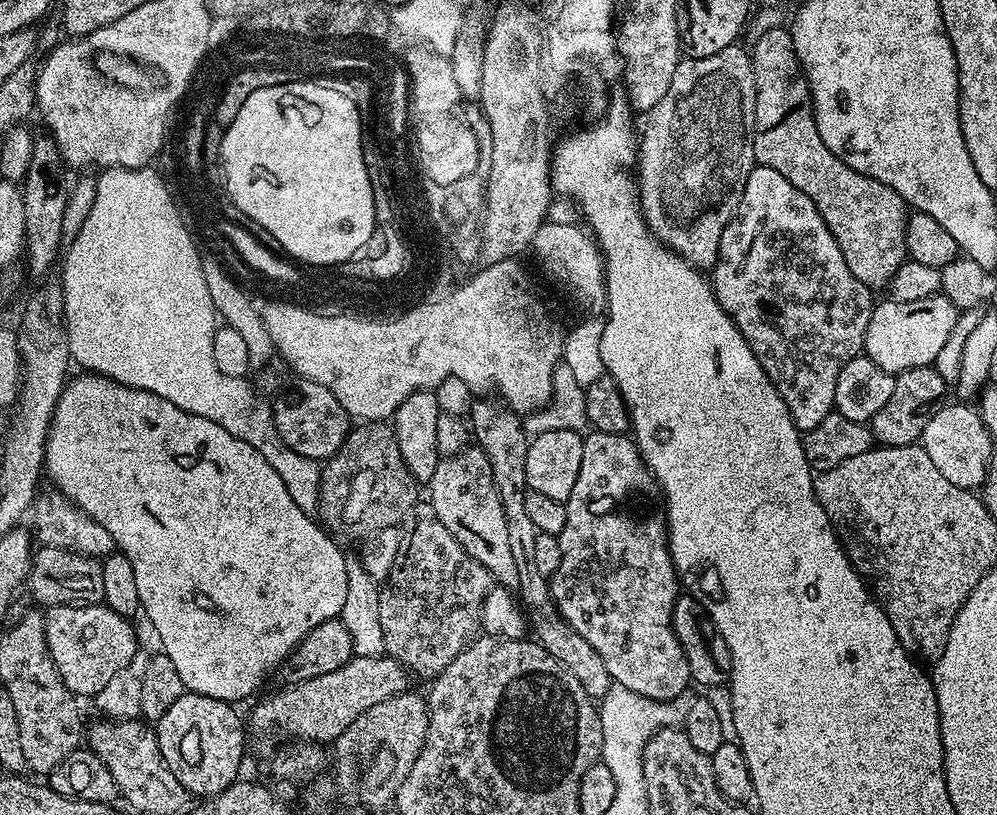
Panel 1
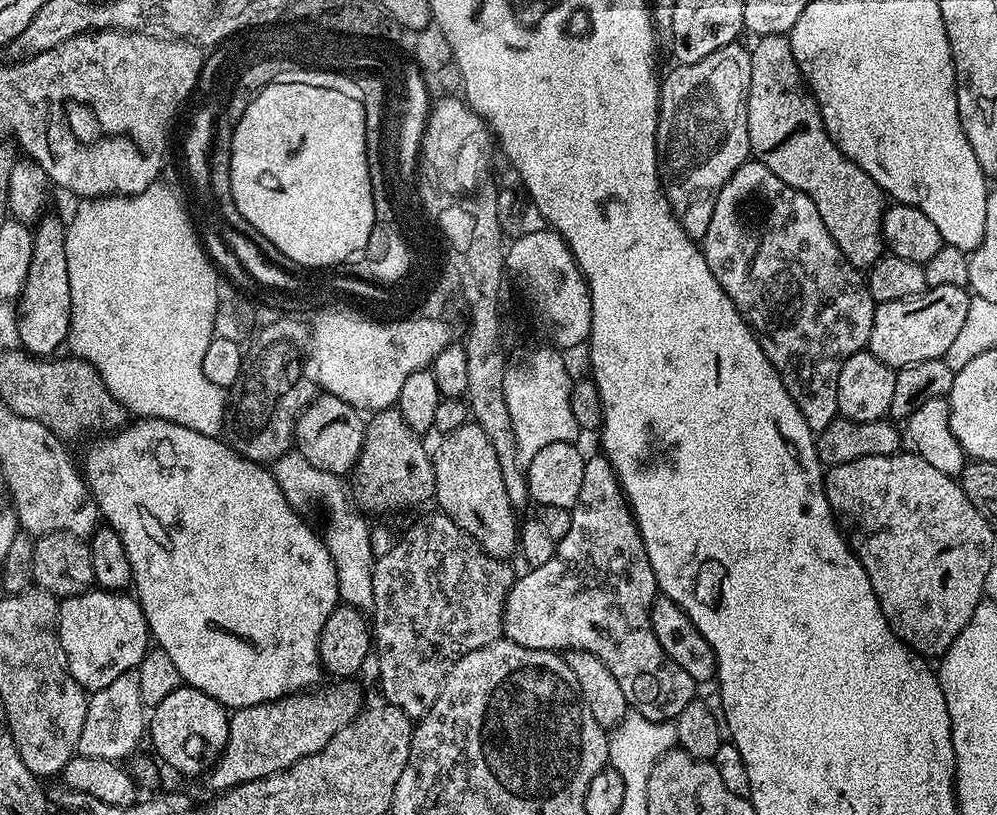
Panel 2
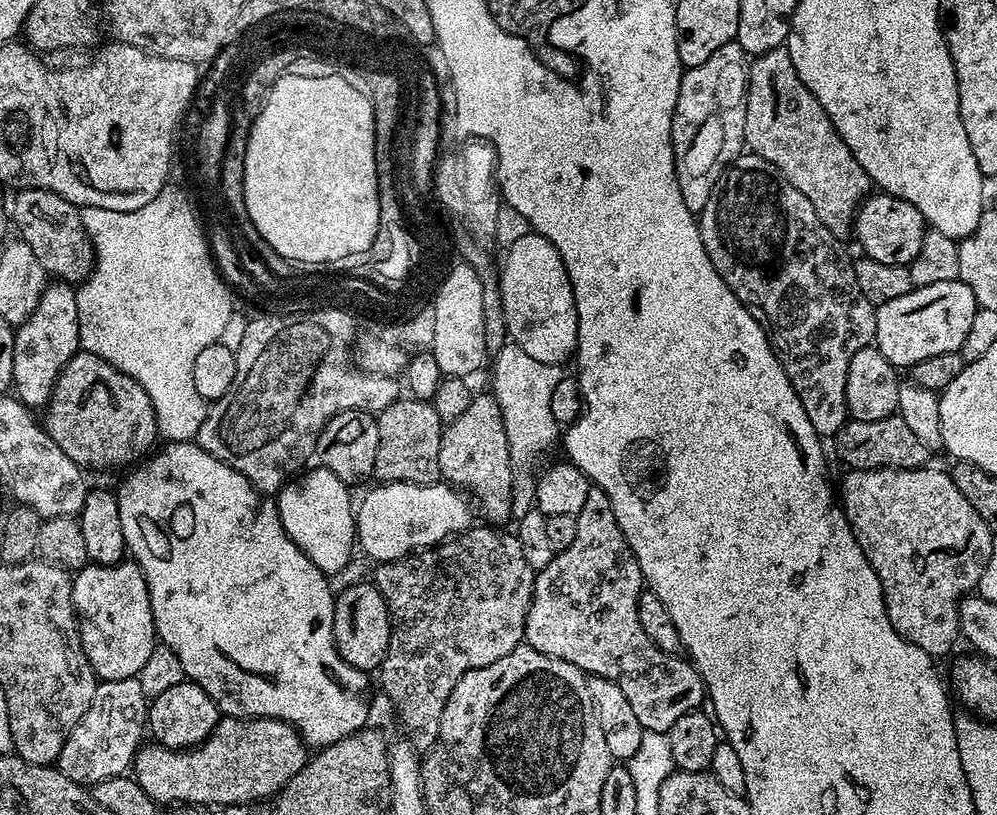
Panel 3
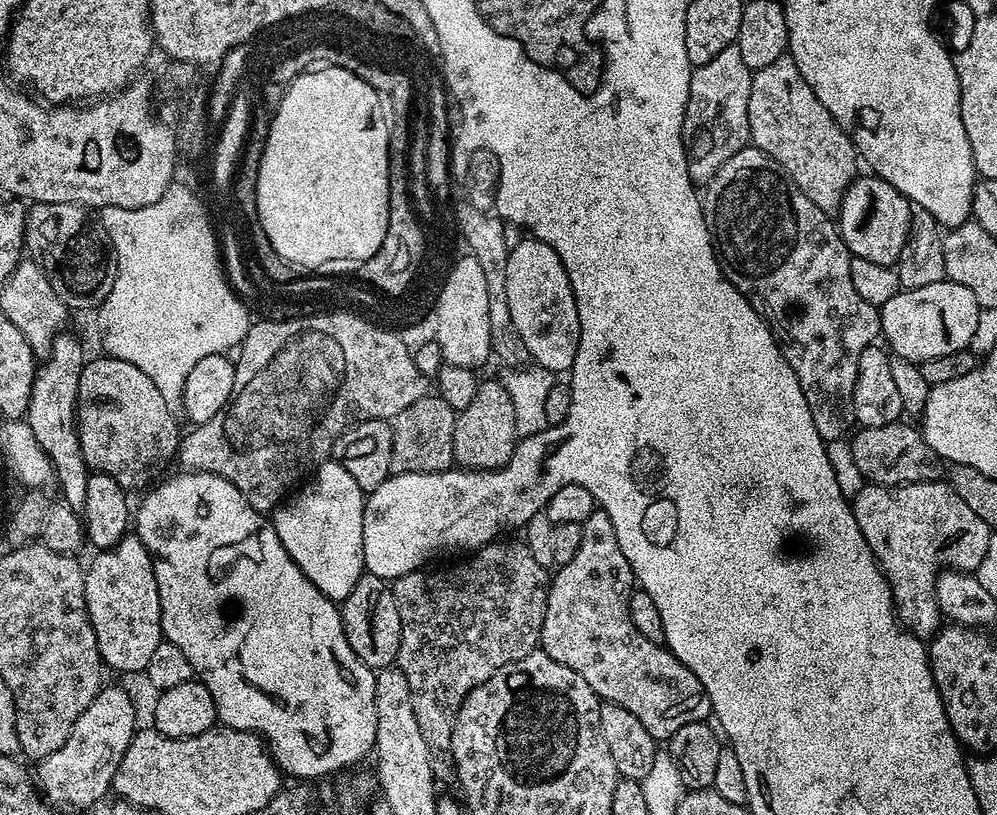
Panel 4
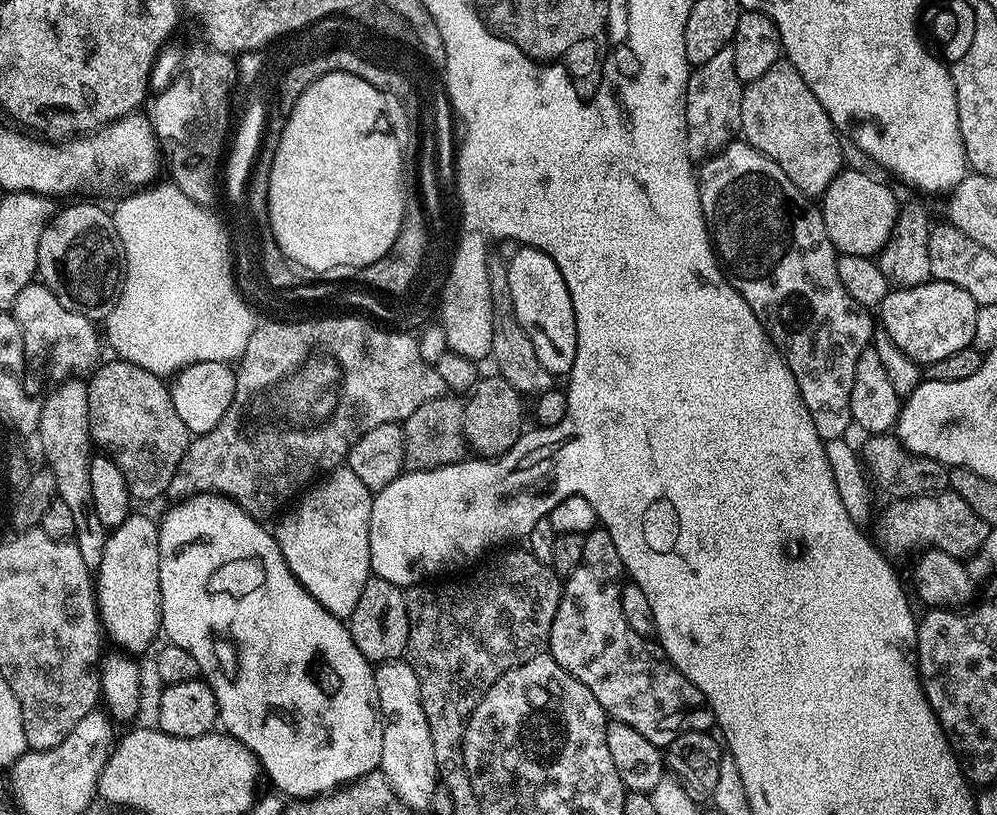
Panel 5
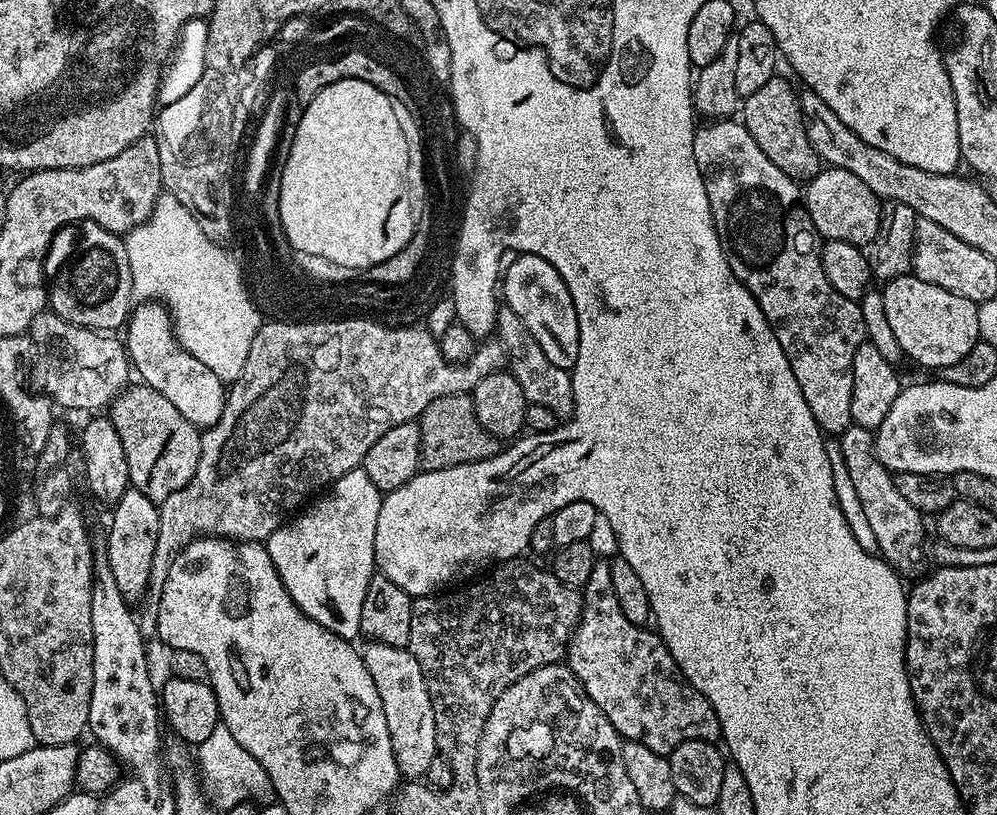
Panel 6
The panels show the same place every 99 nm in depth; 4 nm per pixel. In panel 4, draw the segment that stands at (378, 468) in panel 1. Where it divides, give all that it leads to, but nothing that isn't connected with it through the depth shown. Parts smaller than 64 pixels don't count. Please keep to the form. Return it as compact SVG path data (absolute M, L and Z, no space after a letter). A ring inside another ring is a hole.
M425 394L418 398L406 410L393 416L392 441L390 442L389 473L434 474L446 472L453 467L452 438L456 425L456 412L438 394Z

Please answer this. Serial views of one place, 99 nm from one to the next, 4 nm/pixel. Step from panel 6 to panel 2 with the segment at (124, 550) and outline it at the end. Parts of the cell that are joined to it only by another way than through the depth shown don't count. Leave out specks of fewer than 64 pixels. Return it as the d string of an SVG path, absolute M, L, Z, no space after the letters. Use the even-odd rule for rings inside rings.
M93 587L76 596L63 597L58 604L58 631L70 674L89 693L98 691L102 686L110 686L110 682L114 682L114 678L122 678L122 674L136 671L150 647L146 614L139 599L127 591L105 592L103 588Z

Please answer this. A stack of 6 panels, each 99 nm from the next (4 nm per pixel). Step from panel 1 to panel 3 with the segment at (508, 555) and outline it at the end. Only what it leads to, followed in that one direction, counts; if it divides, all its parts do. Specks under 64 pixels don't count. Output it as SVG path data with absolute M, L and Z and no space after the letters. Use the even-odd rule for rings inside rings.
M473 395L466 414L454 418L454 422L447 424L441 431L438 466L441 477L451 487L463 490L473 501L476 499L480 503L481 514L486 519L493 520L488 522L496 526L503 525L500 523L512 512L514 467L511 464L502 410L495 395Z

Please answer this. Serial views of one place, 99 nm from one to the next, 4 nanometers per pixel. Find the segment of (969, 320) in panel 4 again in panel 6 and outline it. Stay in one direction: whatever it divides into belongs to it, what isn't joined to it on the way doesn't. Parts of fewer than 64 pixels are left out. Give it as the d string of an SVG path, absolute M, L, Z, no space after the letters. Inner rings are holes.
M911 274L887 281L882 291L886 319L890 321L894 338L898 338L898 346L902 346L909 361L917 360L922 367L933 370L954 366L958 358L966 358L966 354L970 354L981 340L978 305L972 300L950 294L950 290L942 290L942 286L930 286L930 282L922 282Z

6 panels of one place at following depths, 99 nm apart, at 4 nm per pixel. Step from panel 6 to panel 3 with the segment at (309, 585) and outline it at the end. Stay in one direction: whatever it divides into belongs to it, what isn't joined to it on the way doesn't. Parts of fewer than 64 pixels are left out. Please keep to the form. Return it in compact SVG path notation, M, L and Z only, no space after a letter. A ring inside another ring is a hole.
M319 466L313 468L313 472L305 471L295 482L289 482L279 489L275 497L276 509L280 512L280 521L289 538L325 574L343 573L354 556L352 544L354 548L358 540L354 500L352 504L349 485L345 481L339 480L330 470Z

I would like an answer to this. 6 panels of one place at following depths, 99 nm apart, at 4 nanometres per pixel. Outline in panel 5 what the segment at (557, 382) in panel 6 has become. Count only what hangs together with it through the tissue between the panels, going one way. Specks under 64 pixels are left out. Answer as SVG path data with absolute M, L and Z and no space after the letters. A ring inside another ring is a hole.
M500 258L491 259L488 263L487 277L490 281L488 307L491 310L491 322L493 323L491 359L497 366L495 368L497 373L524 396L528 396L528 394L537 396L553 389L556 384L555 377L552 377L549 371L542 366L542 362L538 360L538 354L534 351L534 344L514 314L507 263Z

